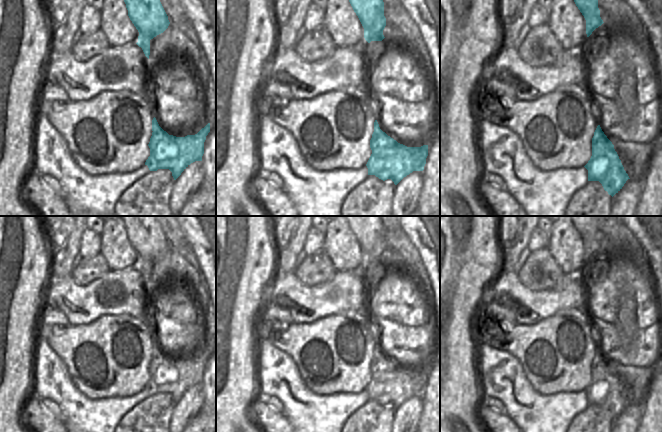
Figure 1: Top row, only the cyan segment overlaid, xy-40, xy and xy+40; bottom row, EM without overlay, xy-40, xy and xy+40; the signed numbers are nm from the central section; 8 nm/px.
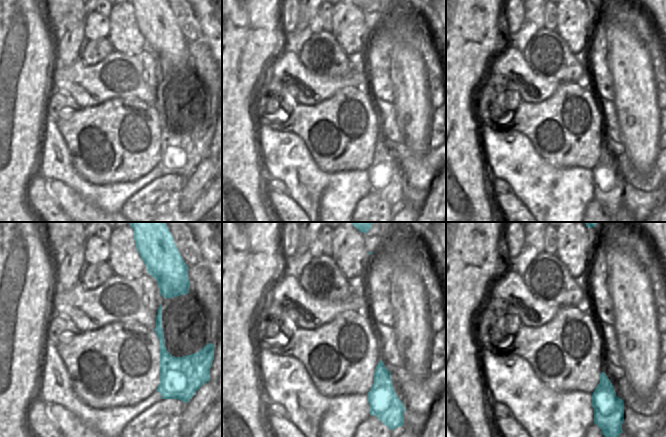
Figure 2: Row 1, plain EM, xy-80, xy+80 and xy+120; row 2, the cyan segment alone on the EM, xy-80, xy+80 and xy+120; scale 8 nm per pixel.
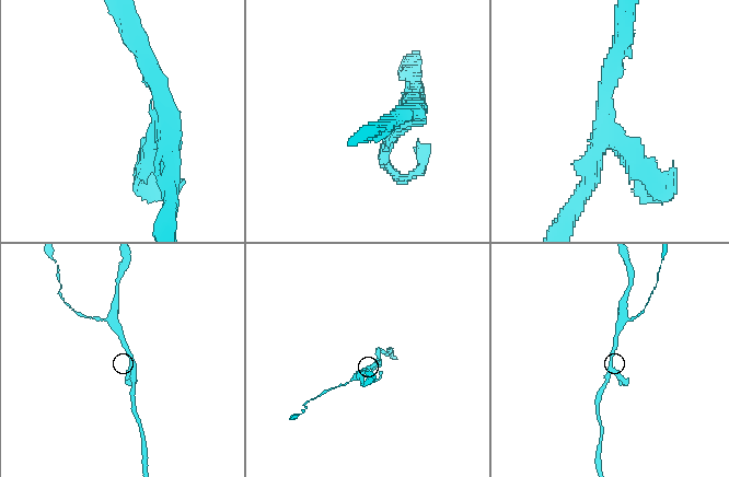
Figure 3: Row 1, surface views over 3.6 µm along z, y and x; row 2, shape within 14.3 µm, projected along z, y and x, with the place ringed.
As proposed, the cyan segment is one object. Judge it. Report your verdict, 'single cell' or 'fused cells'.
fused cells

